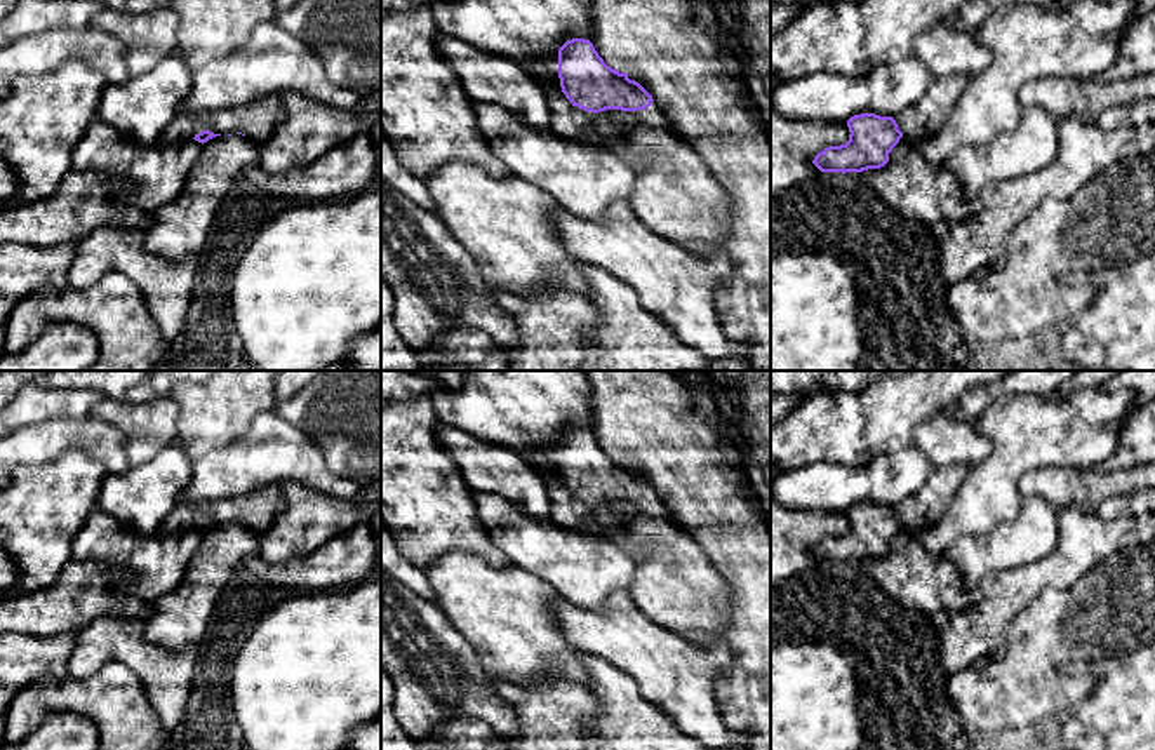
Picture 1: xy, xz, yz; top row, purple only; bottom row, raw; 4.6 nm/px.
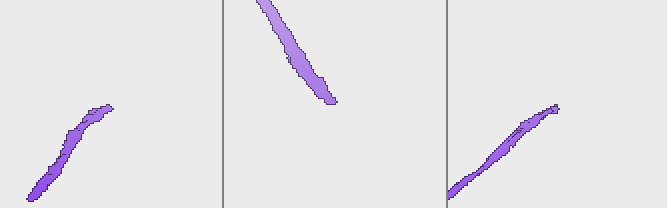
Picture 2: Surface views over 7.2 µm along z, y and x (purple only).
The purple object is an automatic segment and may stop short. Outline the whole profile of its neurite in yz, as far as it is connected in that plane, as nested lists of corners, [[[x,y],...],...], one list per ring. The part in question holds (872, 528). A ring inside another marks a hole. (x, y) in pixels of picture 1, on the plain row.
[[[953,465],[934,470],[925,485],[903,499],[896,508],[875,503],[854,505],[847,510],[849,531],[819,541],[812,553],[821,562],[863,562],[880,559],[901,527],[910,531],[931,529],[946,513],[958,487],[972,466]]]

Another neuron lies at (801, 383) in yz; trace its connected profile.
[[[771,371],[771,395],[807,397],[812,393],[856,393],[884,376],[885,371]]]

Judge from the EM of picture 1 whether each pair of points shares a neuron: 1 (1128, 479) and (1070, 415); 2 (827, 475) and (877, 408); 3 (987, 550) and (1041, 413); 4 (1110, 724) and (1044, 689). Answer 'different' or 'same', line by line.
1: different
2: different
3: different
4: different

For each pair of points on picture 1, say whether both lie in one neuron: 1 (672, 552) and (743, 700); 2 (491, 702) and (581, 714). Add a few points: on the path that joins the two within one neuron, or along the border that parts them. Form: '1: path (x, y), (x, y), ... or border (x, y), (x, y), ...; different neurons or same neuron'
1: border (729, 599), (729, 625), (719, 639); different neurons
2: border (494, 681), (494, 689), (514, 709), (520, 731); different neurons

